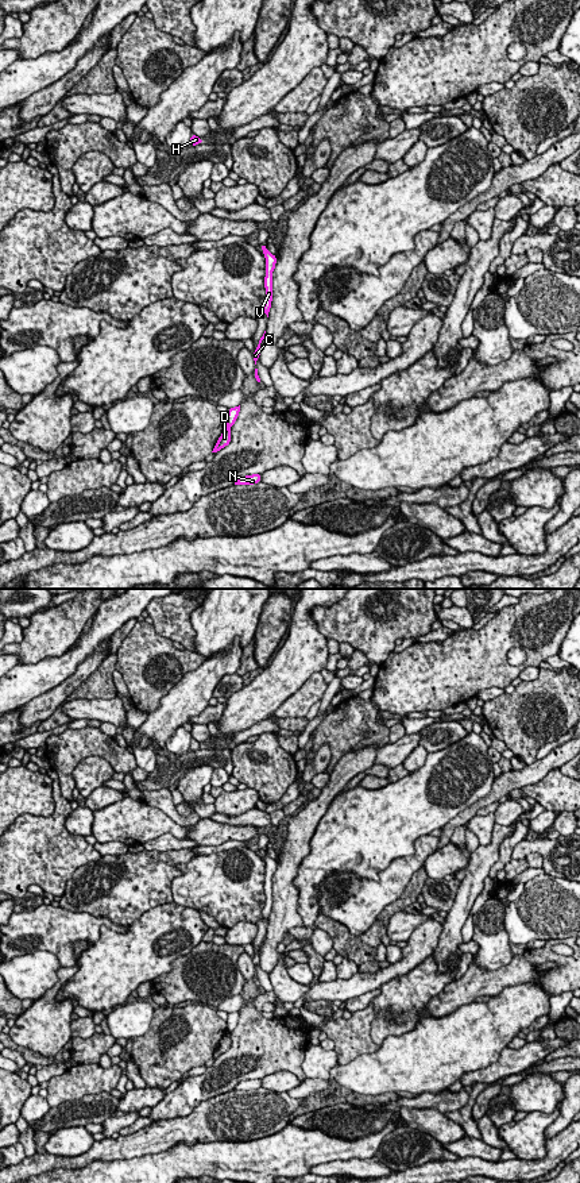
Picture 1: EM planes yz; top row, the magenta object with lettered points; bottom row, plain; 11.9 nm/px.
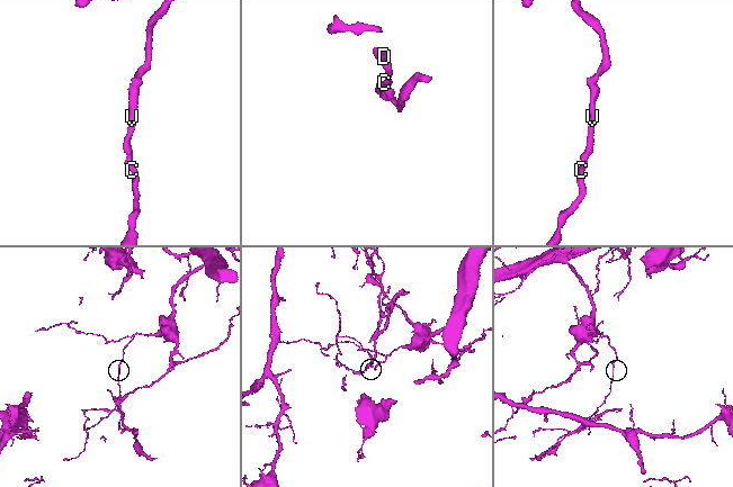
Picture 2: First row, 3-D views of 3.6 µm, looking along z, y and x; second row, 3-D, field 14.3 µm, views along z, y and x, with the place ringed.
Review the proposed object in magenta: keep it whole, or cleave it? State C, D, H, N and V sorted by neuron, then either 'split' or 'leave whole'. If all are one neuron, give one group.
groups C H V / D N; split

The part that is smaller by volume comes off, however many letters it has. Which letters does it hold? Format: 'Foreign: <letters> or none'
Foreign: D, N

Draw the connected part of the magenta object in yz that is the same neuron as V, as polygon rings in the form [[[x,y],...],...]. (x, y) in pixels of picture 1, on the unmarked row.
[[[262,851],[263,860],[266,863],[266,882],[264,882],[264,893],[266,893],[266,905],[263,909],[263,918],[270,918],[271,908],[272,908],[272,876],[277,870],[277,862],[271,859],[266,851]]]

